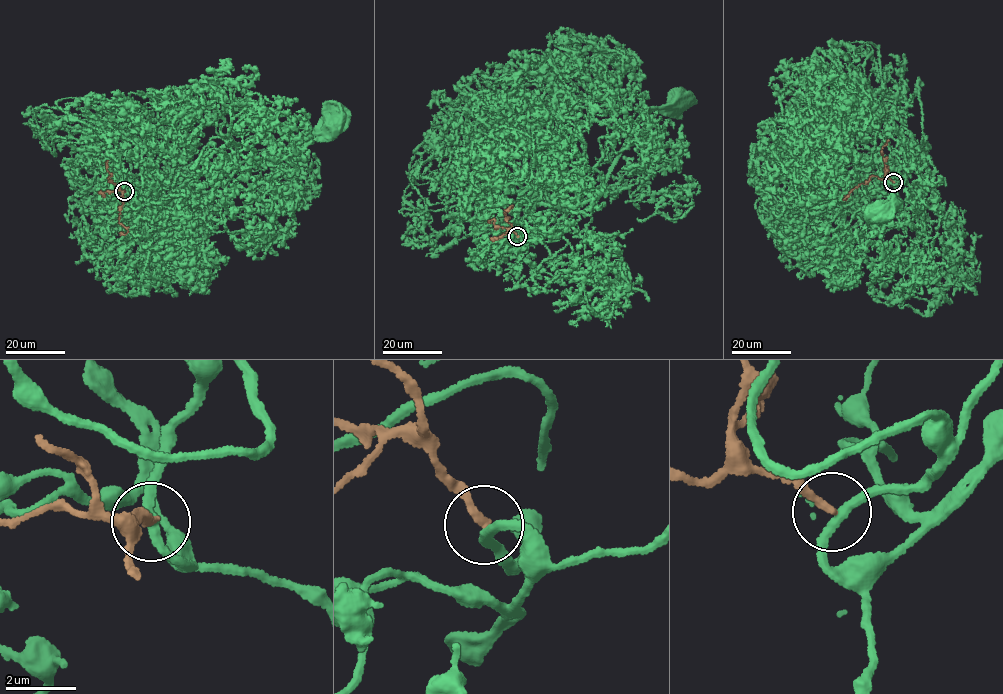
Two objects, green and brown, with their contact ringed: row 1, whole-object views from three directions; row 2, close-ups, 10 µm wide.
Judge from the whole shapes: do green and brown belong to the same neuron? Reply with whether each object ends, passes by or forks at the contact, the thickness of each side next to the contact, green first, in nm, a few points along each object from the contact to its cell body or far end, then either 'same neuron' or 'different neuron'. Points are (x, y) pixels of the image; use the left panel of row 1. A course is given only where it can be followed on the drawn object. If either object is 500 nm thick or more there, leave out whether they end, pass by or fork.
green passes by | brown ends | 260/220 nm | green via (124, 191), (131, 177), (134, 185), (122, 185), (113, 172), (172, 183), (288, 147), (335, 118) | brown via (124, 191), (120, 197), (119, 222), (127, 231), (120, 232) | different neuron

